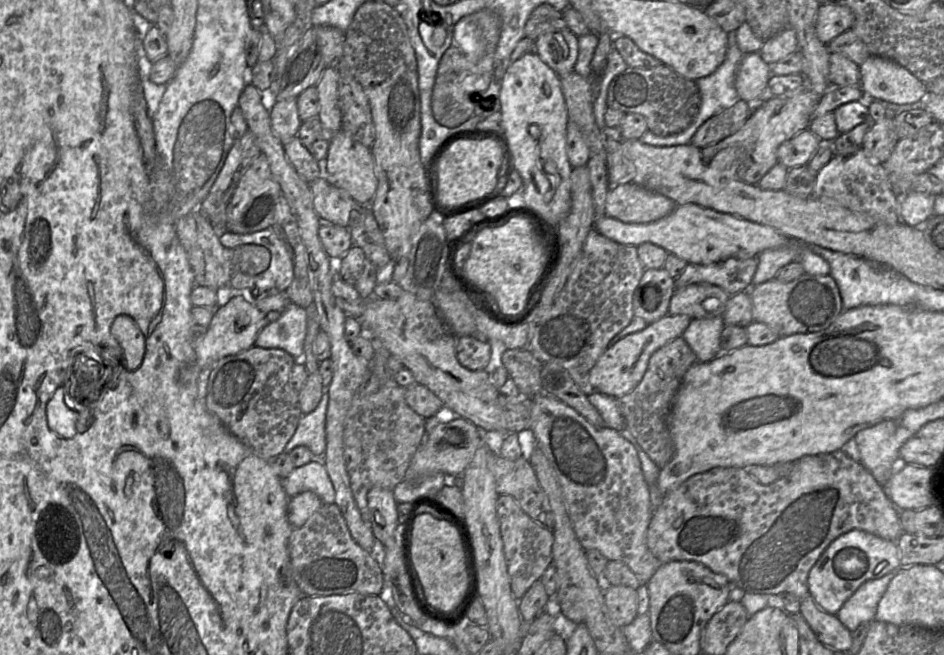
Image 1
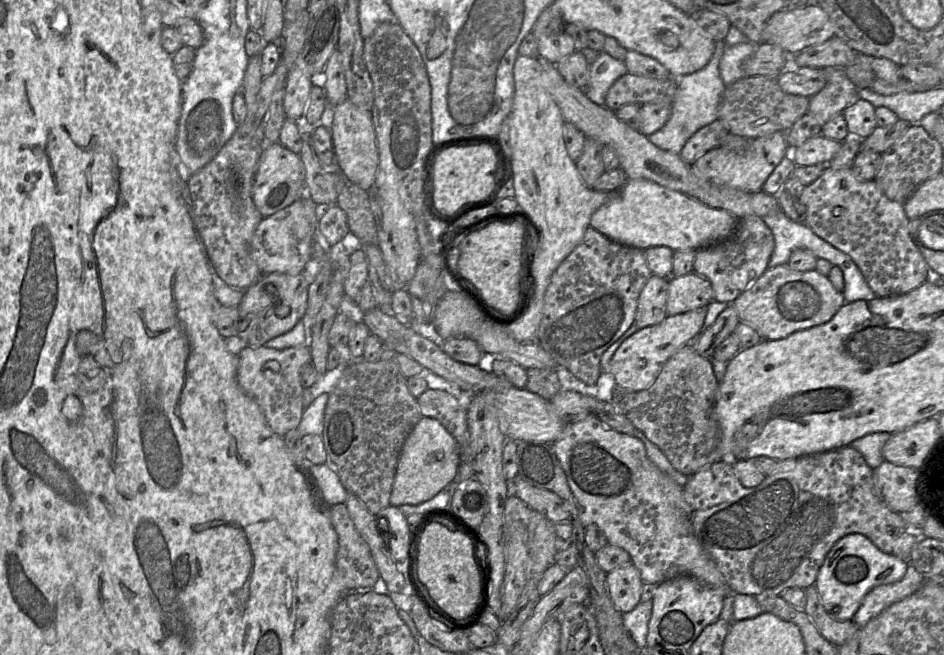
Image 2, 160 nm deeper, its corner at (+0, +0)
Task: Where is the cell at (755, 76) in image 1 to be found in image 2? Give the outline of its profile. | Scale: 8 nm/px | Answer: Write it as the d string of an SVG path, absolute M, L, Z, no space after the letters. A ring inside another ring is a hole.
M747 40L733 46L725 46L719 63L720 77L725 86L746 77L743 64L755 52L757 45Z

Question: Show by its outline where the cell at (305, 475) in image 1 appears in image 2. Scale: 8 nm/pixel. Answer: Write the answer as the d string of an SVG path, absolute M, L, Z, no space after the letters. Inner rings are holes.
M329 463L310 465L308 472L314 478L325 506L345 503L348 492L342 485L338 473Z

